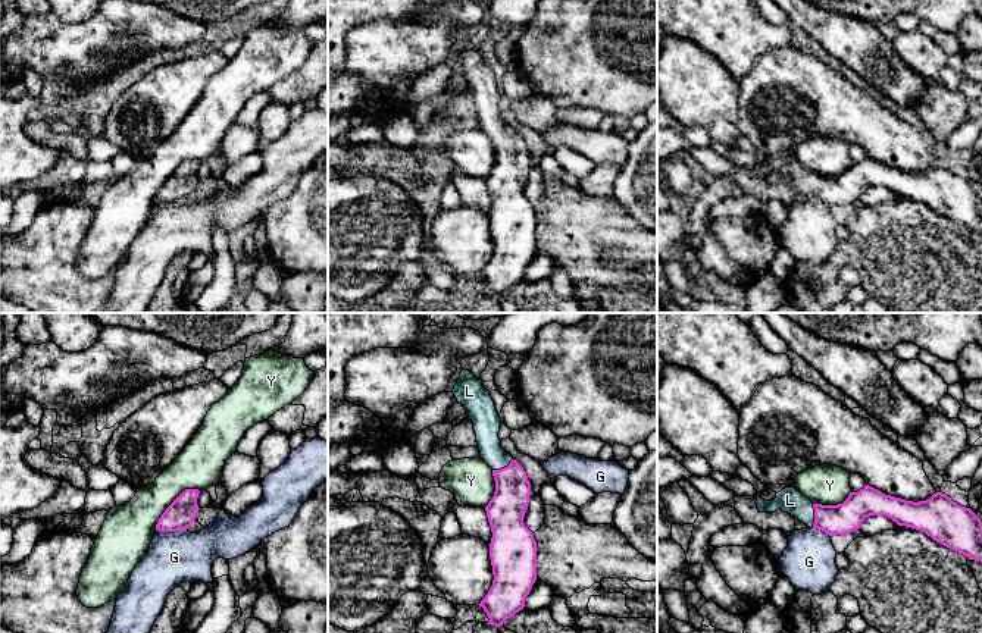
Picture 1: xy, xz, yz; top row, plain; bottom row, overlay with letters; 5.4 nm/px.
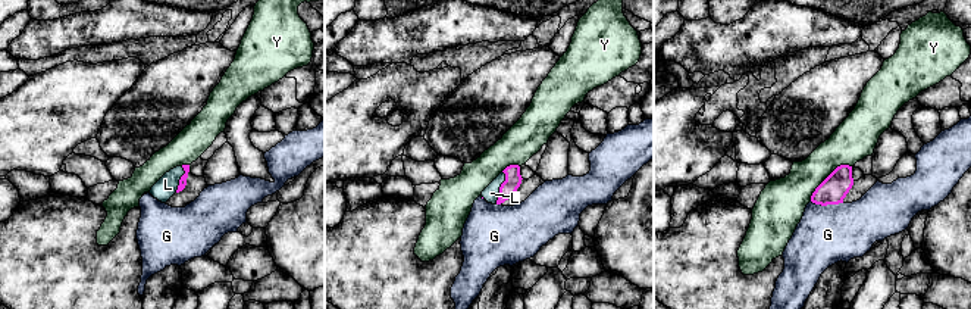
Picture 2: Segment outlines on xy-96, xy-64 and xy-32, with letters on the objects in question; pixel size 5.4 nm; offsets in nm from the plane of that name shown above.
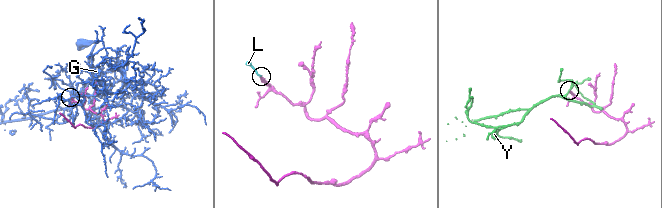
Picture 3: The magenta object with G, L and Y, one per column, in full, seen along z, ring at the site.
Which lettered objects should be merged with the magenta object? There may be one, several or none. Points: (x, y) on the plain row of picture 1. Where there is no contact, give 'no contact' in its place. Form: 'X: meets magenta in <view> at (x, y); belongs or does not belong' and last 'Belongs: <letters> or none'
G: meets magenta in xy at (171, 201); does not belong
L: meets magenta in yz at (815, 187); belongs
Y: meets magenta in xy at (172, 174); does not belong
Belongs: L

